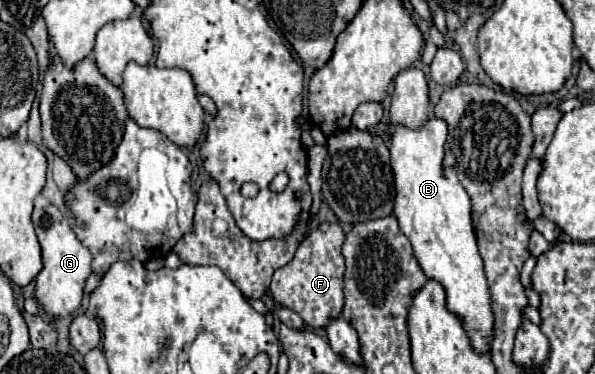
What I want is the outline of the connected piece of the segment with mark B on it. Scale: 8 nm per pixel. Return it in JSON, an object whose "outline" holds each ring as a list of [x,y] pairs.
{"outline":[[[429,113],[427,121],[419,129],[409,129],[405,125],[395,125],[391,135],[391,167],[395,177],[395,207],[393,215],[399,221],[399,229],[409,237],[415,257],[429,279],[439,281],[447,291],[447,307],[455,315],[463,319],[463,325],[471,337],[471,345],[475,351],[487,351],[493,339],[493,311],[489,301],[489,287],[483,273],[483,259],[479,255],[475,243],[475,231],[471,221],[471,199],[461,187],[455,169],[443,167],[445,155],[445,141],[447,141],[447,123]]]}

